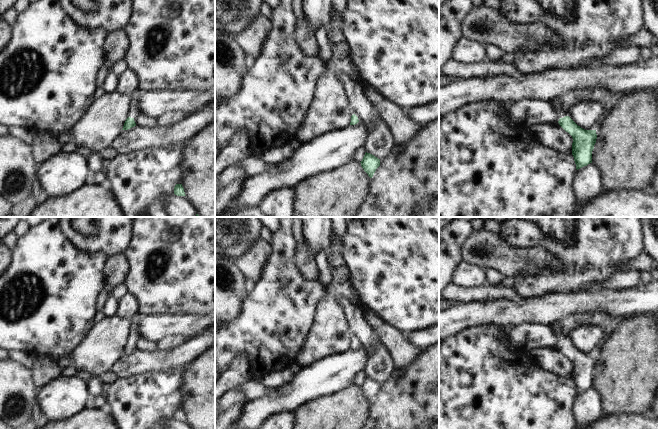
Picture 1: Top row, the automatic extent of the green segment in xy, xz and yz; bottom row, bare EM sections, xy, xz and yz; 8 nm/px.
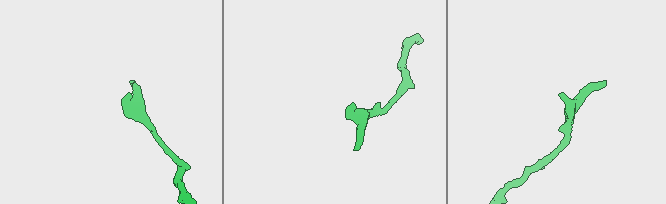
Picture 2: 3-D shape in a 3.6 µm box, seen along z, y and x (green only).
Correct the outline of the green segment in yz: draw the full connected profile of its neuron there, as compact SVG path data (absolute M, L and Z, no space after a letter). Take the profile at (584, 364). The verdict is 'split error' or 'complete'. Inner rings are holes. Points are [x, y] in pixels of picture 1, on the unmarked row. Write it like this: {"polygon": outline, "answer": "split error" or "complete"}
{"polygon": "M561 319L552 321L549 326L560 342L558 345L559 349L573 362L572 379L576 393L578 394L592 387L592 375L597 363L596 354L585 354L578 350L569 341L569 335L564 332Z", "answer": "split error"}

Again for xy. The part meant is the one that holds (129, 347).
{"polygon": "M137 312L131 317L131 325L130 325L130 329L128 333L128 342L126 343L124 347L122 354L128 354L136 350L134 341L139 337L138 323L142 315L143 314L140 314L139 312Z", "answer": "split error"}

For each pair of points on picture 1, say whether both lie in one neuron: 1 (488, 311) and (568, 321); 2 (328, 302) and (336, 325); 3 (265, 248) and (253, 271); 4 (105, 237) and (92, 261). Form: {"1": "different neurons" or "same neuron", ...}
{"1": "different neurons", "2": "same neuron", "3": "same neuron", "4": "different neurons"}

